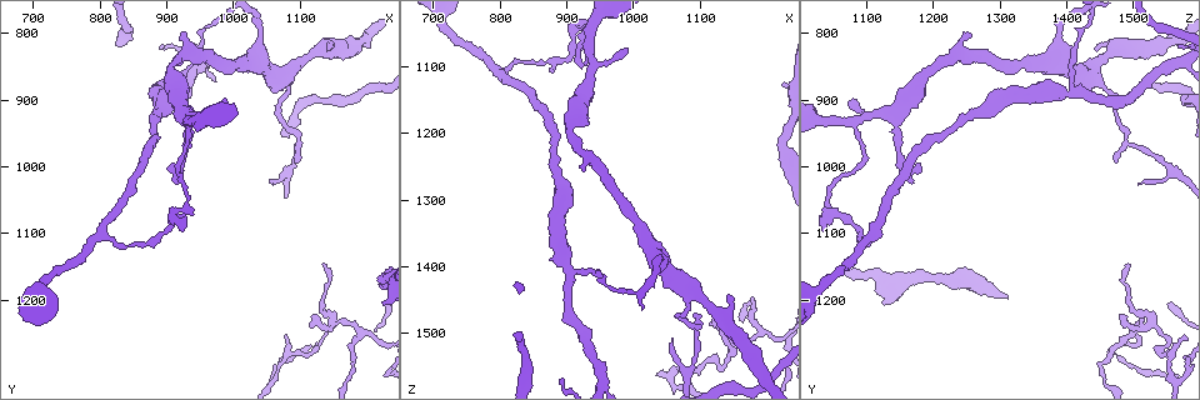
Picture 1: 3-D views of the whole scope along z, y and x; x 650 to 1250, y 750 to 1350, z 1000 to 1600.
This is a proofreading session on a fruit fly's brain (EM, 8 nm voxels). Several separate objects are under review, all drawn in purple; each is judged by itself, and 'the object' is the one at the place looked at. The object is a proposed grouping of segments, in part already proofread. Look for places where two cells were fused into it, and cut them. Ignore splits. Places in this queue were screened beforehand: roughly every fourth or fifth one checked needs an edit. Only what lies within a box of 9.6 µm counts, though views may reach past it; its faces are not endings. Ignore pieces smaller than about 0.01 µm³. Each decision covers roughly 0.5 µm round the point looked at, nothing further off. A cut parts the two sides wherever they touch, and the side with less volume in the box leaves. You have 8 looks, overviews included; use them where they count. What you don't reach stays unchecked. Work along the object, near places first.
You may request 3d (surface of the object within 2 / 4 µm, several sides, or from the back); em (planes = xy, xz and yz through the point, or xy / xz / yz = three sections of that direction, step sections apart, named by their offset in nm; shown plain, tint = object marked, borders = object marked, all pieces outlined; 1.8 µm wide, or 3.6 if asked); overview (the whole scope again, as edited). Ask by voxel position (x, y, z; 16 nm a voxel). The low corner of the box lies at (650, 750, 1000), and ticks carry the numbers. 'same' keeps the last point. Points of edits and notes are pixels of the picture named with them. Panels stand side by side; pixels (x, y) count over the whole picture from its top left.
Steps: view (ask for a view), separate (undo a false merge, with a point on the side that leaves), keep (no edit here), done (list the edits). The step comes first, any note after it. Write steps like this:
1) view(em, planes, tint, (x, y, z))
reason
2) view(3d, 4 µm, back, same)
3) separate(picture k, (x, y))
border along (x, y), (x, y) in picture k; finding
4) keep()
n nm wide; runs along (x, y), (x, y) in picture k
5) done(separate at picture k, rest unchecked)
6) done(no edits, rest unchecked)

view(3d, 4 µm, (935, 940, 1085))
abrupt turn

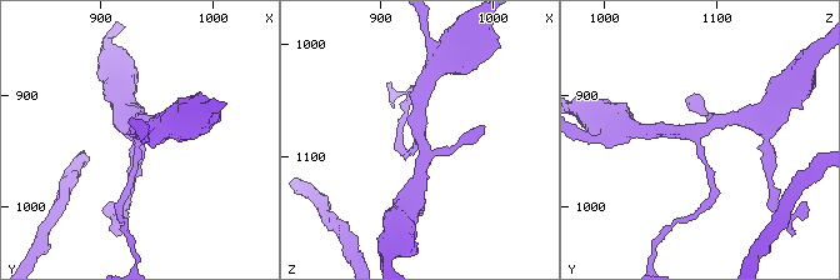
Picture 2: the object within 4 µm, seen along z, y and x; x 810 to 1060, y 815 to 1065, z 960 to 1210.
view(em, planes, tint, (934, 936, 1084))
4 arms

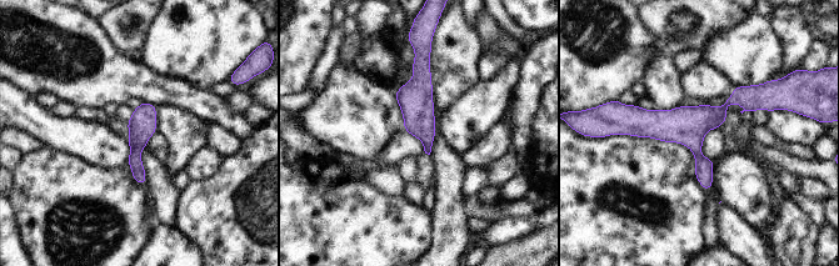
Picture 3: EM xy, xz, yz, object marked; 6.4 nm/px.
keep()
runs along (769, 106), (730, 100), (690, 124), (624, 126) in picture 3; continuous, no second cell

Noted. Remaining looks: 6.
view(em, planes, tint, (905, 890, 1415))
thin arm on a thick one

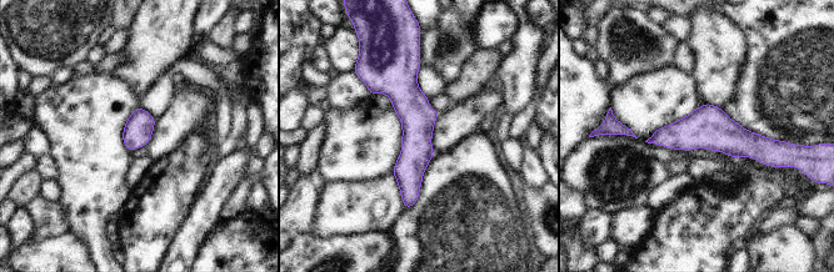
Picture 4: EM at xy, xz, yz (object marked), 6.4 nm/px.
keep()
runs along (413, 59), (413, 161), (406, 205) in picture 4; all the same cell

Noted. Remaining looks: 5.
view(em, planes, tint, (910, 1065, 1045))
a fork

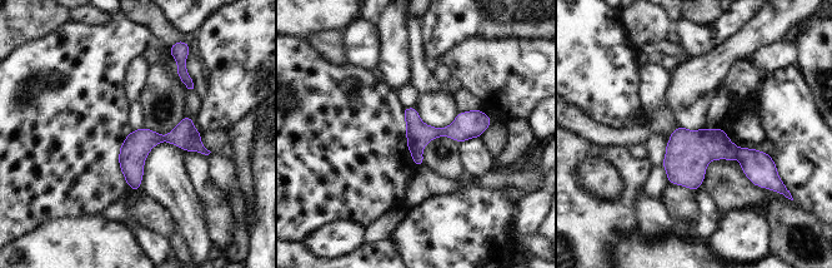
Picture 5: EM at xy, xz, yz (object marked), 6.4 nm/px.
separate(picture 5, (758, 167))
160 nm wide; border along (738, 148), (736, 158) in picture 5; a second cell is stuck on

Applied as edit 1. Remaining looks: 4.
done(separate at picture 5, rest unchecked)

